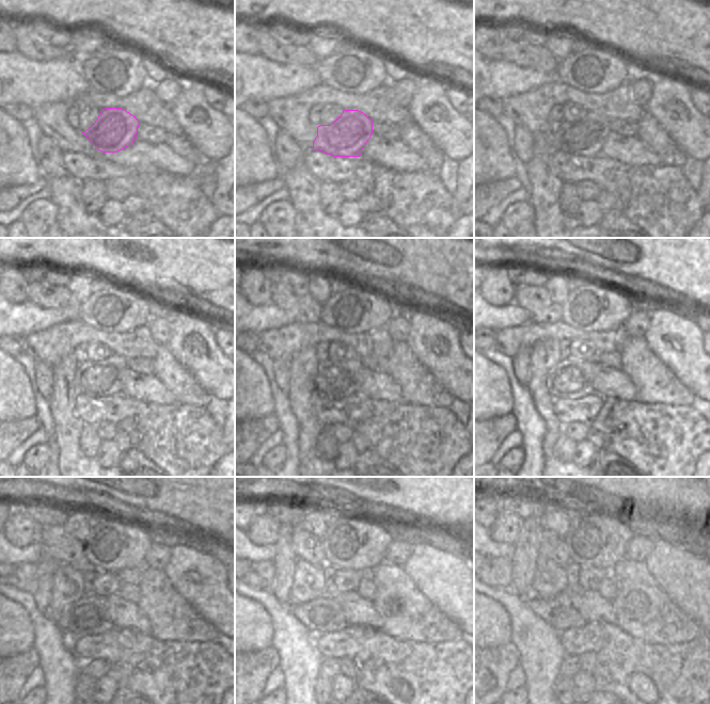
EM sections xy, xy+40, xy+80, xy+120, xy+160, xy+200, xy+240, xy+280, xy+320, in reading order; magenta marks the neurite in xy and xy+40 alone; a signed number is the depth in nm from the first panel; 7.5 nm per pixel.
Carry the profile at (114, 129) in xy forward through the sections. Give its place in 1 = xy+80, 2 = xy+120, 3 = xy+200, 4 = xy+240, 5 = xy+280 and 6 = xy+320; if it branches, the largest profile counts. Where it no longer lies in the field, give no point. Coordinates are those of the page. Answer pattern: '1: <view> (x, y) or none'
1: xy+80 (584, 138)
2: xy+120 (106, 378)
3: xy+200 (571, 378)
4: xy+240 (89, 616)
5: xy+280 (324, 614)
6: xy+320 (558, 611)

